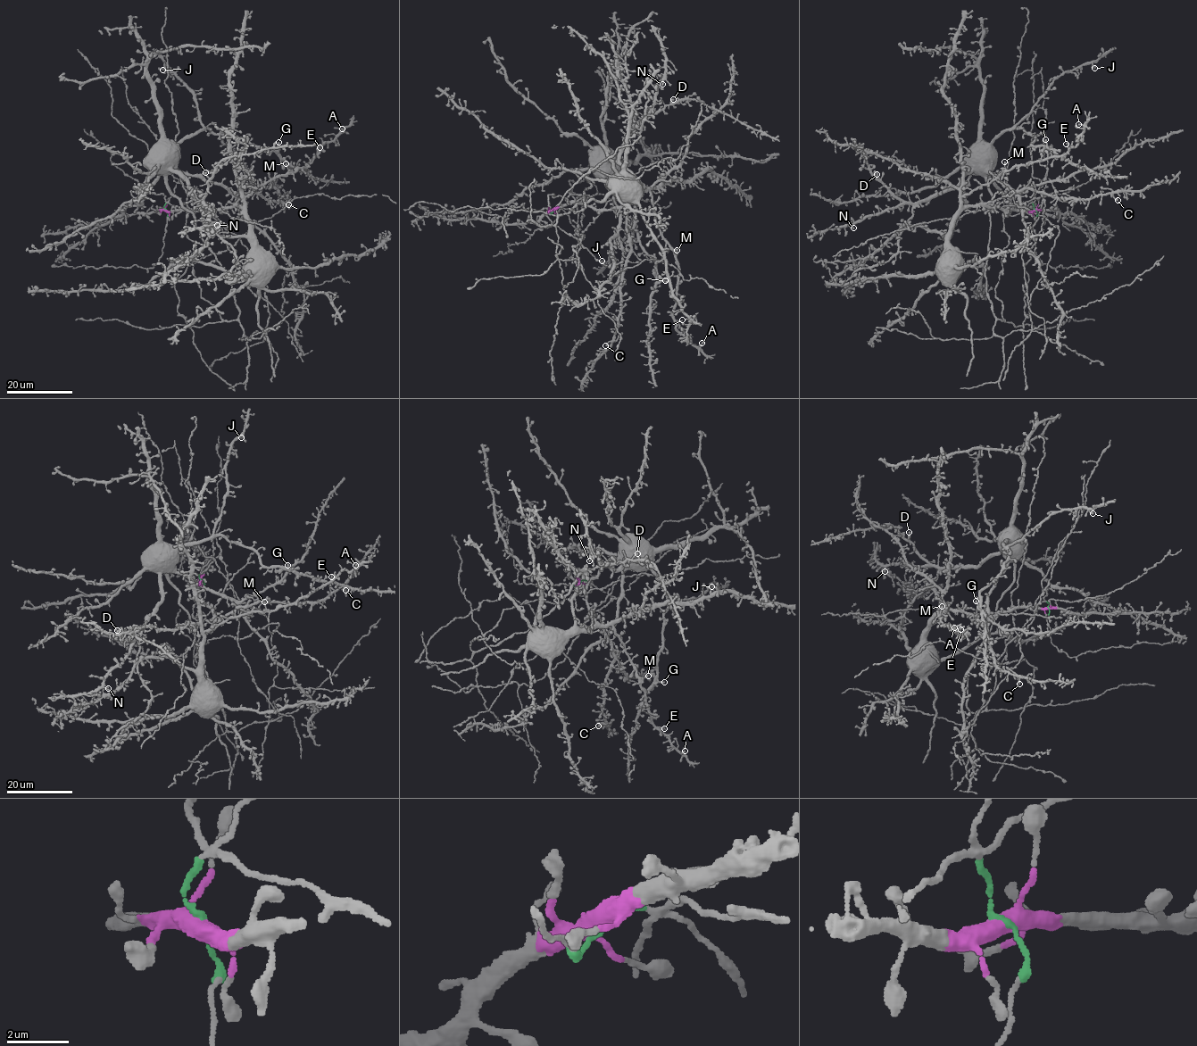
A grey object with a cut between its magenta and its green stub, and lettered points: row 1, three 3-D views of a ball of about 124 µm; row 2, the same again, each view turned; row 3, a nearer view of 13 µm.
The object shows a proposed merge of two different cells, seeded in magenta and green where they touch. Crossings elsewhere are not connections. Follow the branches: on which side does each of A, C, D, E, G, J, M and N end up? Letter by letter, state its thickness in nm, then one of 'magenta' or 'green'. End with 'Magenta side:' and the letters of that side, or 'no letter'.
A: calibre 240 nm; magenta
C: calibre 400 nm; magenta
D: calibre 280 nm; green
E: calibre 110 nm; magenta
G: calibre 300 nm; green
J: calibre 460 nm; green
M: calibre 380 nm; magenta
N: calibre 280 nm; green
Magenta side: A, C, E, M

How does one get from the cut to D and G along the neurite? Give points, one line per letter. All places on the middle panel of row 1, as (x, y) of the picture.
D: (553, 210), (582, 196), (549, 194), (548, 212), (560, 215), (584, 203), (589, 172), (618, 160), (673, 99)
G: (553, 210), (582, 196), (549, 194), (548, 212), (560, 215), (584, 203), (589, 172), (619, 180), (665, 280)

